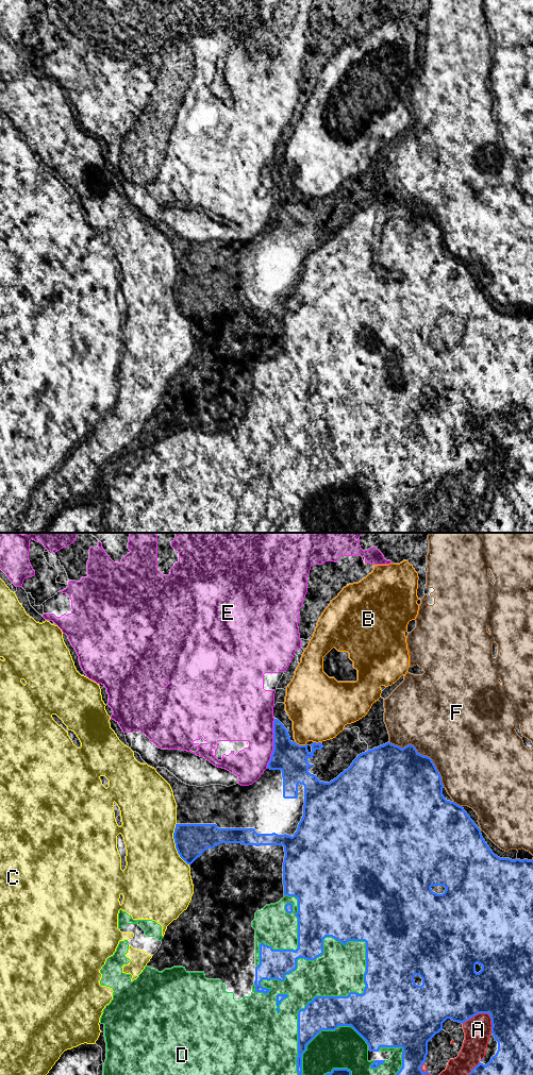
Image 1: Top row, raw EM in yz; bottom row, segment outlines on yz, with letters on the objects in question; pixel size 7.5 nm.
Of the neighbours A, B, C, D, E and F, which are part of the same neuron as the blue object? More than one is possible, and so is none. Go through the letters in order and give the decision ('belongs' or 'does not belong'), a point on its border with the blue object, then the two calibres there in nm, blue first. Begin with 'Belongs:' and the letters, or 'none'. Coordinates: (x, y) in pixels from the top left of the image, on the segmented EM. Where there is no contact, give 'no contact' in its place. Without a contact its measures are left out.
Belongs: D
A: does not belong; meets blue in yz at (484, 1012); 440 nm thick on the blue side, 200 nm on the other
B: does not belong; meets blue in yz at (300, 745); 240 nm thick on the blue side, 380 nm on the other
C: does not belong; meets blue in yz at (176, 844); 240 nm thick on the blue side, 440 nm on the other
D: belongs; meets blue in yz at (325, 996); 260 nm thick on the blue side, 360 nm on the other
E: does not belong; meets blue in yz at (273, 743); 240 nm thick on the blue side, 340 nm on the other
F: does not belong; meets blue in yz at (422, 755); 500 nm thick on the blue side, 480 nm on the other

